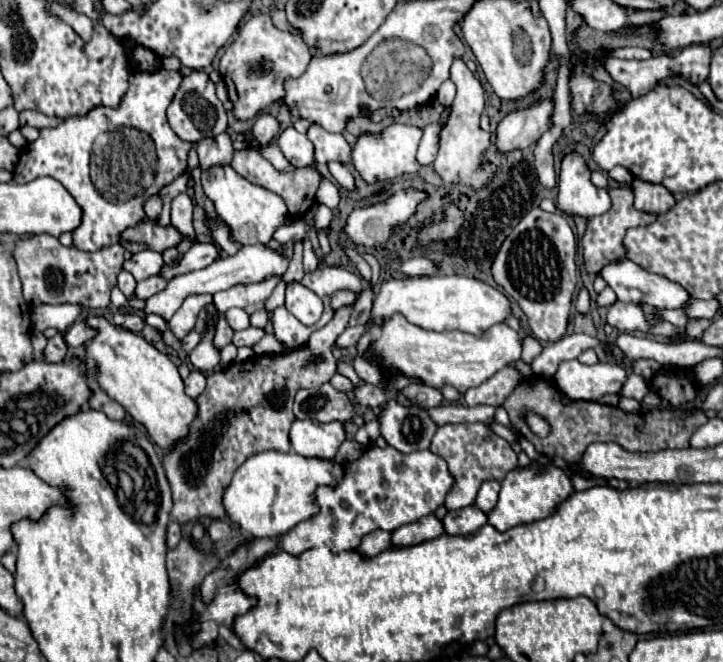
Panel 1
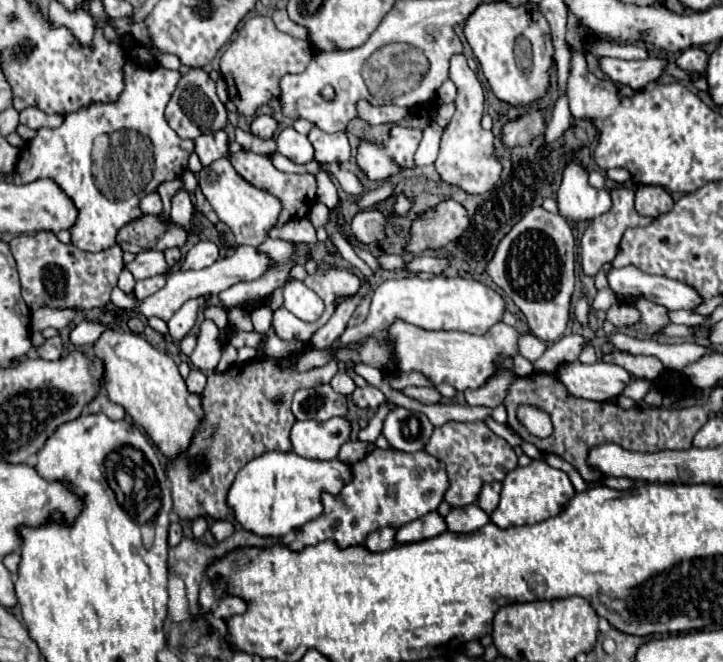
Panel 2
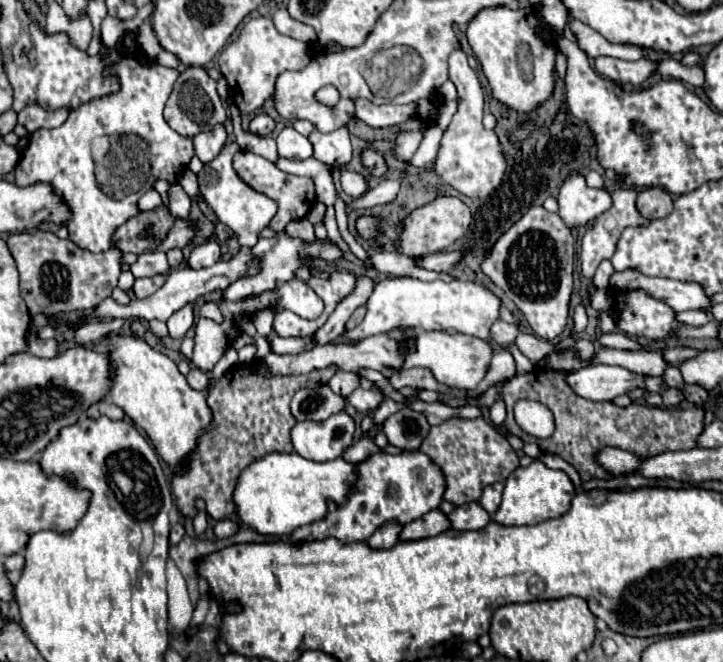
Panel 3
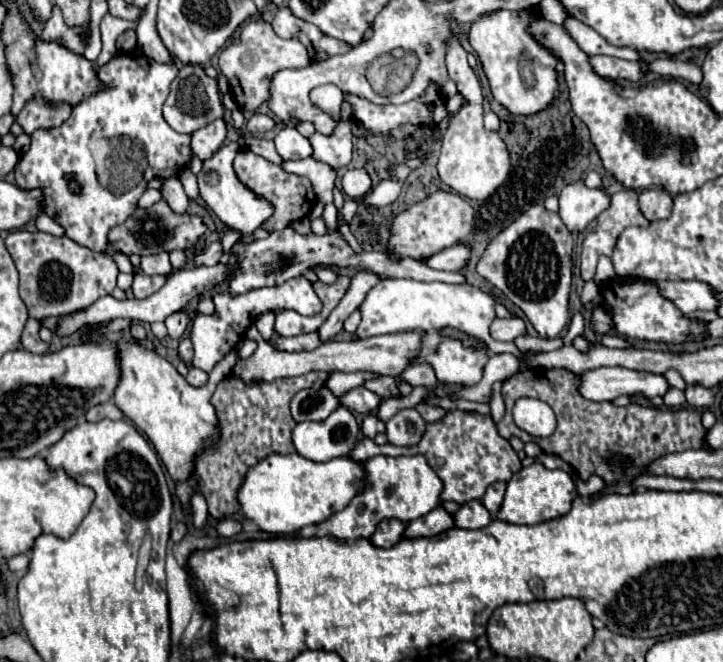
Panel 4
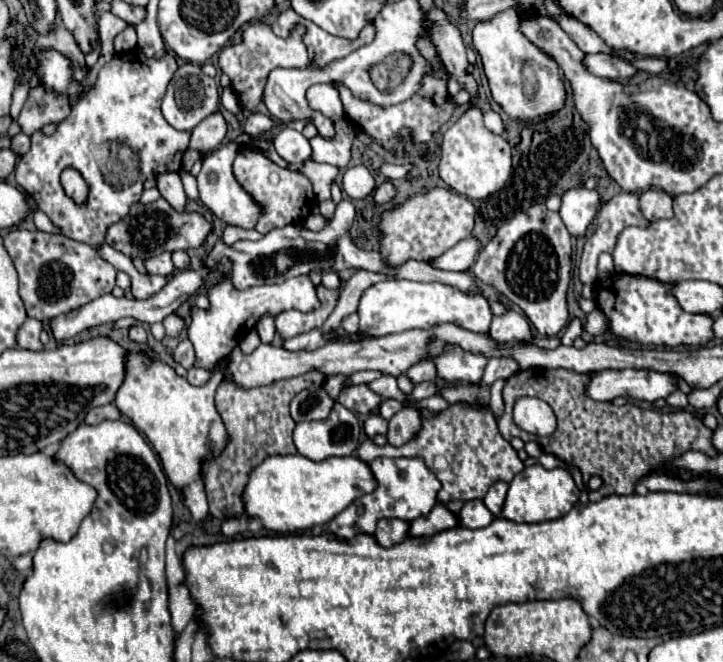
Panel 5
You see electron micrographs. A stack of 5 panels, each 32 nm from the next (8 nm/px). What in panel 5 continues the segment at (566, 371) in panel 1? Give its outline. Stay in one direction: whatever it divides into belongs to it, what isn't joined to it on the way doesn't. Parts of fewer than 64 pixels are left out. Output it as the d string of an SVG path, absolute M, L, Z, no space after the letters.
M602 370L594 372L588 384L588 396L594 400L612 400L616 396L628 396L642 402L656 402L660 398L668 398L672 392L678 390L680 376L670 372L656 372L656 370Z

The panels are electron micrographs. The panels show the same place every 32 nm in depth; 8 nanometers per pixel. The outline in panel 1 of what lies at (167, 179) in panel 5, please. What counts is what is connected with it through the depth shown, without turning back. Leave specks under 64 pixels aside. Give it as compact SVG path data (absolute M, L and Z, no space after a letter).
M186 192L178 194L172 200L172 226L178 228L180 232L184 232L186 238L192 238L194 236L192 210L194 210L194 204L192 204L192 200L190 200L190 196Z

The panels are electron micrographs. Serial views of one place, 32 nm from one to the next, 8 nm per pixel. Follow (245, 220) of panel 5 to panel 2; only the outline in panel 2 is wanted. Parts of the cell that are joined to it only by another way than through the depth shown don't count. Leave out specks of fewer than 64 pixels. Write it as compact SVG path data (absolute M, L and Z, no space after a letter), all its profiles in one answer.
M230 142L226 156L218 158L216 162L212 162L210 166L204 166L200 170L198 182L200 182L202 194L212 204L218 218L234 232L236 242L248 244L248 246L258 246L260 242L266 240L266 232L272 230L272 226L280 214L280 200L276 200L274 196L268 196L268 192L264 192L264 190L252 188L252 184L248 184L244 178L240 178L236 174L236 170L230 164L230 154L238 152L238 150L240 150L240 144Z

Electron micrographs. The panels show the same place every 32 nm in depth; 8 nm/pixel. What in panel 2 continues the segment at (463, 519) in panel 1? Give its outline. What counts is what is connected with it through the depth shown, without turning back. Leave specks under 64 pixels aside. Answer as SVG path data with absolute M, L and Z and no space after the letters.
M468 504L464 508L454 508L446 516L448 530L450 532L474 532L480 530L490 522L490 516L478 506L478 504Z

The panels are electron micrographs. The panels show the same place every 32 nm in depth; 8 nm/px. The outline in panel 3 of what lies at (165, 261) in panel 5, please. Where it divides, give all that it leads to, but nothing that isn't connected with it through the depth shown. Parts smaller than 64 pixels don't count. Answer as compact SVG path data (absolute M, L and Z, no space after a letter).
M150 252L150 254L142 254L138 258L136 264L130 266L132 274L136 278L142 278L142 276L156 276L156 274L168 274L172 268L168 264L168 258L166 258L166 252Z

